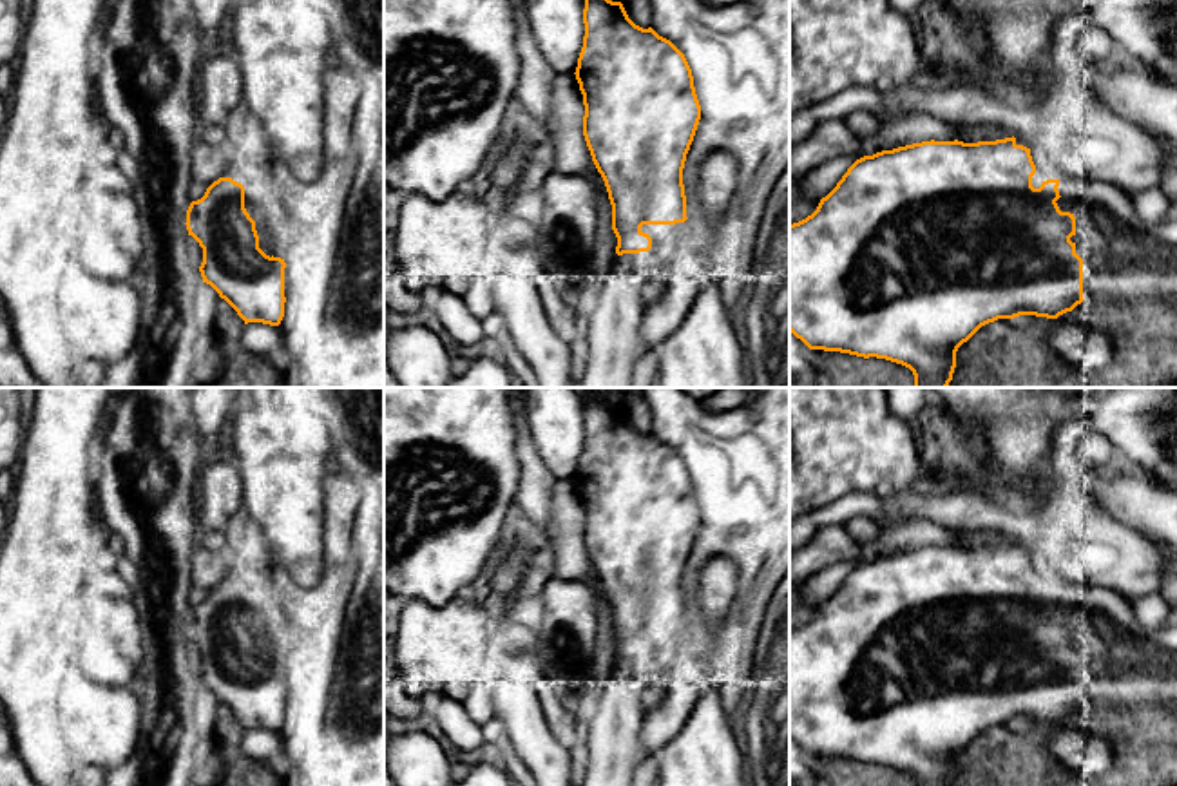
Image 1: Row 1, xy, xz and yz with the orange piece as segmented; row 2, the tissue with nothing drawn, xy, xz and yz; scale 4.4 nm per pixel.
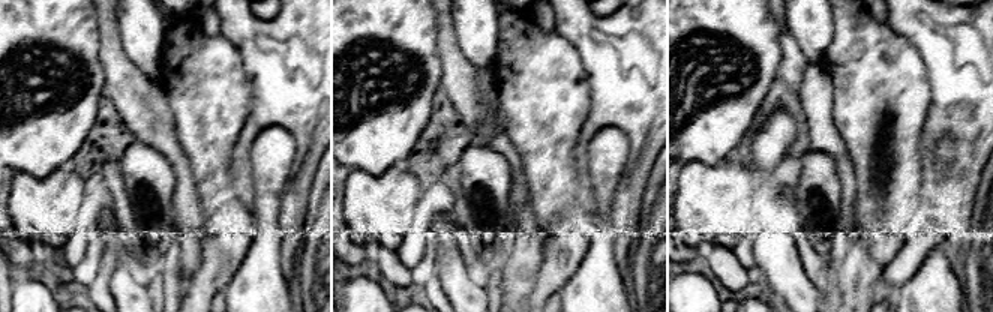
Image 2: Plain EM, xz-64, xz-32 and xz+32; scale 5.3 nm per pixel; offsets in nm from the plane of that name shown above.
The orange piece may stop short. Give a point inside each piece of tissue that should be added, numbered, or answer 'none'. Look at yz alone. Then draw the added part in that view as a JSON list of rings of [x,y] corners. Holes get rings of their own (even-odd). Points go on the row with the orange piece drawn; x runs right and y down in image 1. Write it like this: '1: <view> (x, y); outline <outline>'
1: yz (1139, 263); outline [[[1110,183],[1083,185],[1081,210],[1097,223],[1106,235],[1106,252],[1096,254],[1081,246],[1077,232],[1070,237],[1083,259],[1083,299],[1161,301],[1177,306],[1177,210],[1153,223],[1143,219],[1132,199]]]

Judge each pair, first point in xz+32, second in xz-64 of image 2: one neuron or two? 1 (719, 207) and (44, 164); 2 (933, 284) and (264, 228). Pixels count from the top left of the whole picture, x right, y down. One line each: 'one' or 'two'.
1: two
2: one

